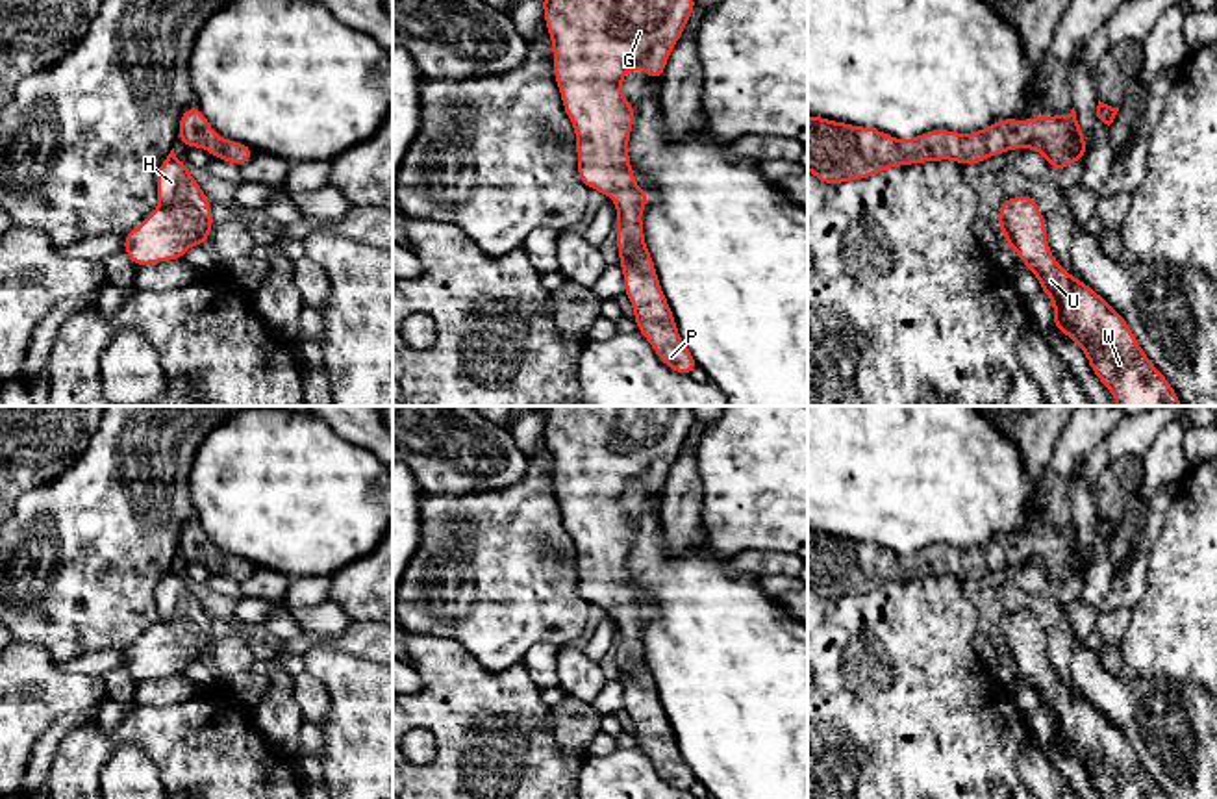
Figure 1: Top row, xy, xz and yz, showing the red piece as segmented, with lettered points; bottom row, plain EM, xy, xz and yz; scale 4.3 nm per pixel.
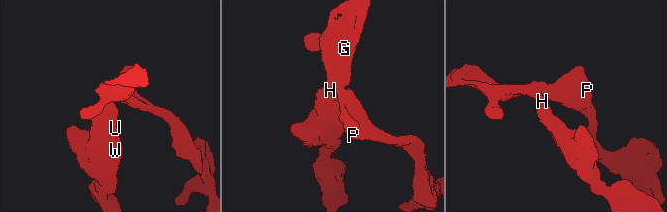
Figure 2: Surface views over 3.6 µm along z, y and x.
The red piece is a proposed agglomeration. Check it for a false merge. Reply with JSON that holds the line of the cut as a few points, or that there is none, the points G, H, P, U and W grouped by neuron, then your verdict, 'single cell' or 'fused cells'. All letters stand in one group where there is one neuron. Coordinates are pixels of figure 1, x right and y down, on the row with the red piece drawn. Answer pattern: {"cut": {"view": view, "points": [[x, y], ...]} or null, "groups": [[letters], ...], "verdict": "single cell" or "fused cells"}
{"cut": null, "groups": [["G", "H", "P", "U", "W"]], "verdict": "single cell"}

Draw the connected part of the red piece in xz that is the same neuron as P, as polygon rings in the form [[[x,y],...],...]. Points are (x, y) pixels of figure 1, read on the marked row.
[[[543,0],[554,52],[554,80],[576,132],[578,178],[589,189],[615,200],[619,265],[624,273],[624,293],[635,311],[634,321],[658,358],[680,374],[693,374],[698,365],[678,334],[654,260],[645,245],[641,213],[650,195],[635,185],[630,165],[628,141],[635,109],[622,96],[621,83],[632,67],[643,69],[652,80],[661,80],[667,59],[695,7],[695,0]]]

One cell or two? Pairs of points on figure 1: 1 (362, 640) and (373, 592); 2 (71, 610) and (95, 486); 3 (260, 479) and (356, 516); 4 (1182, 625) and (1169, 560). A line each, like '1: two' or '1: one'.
1: two
2: one
3: one
4: one

